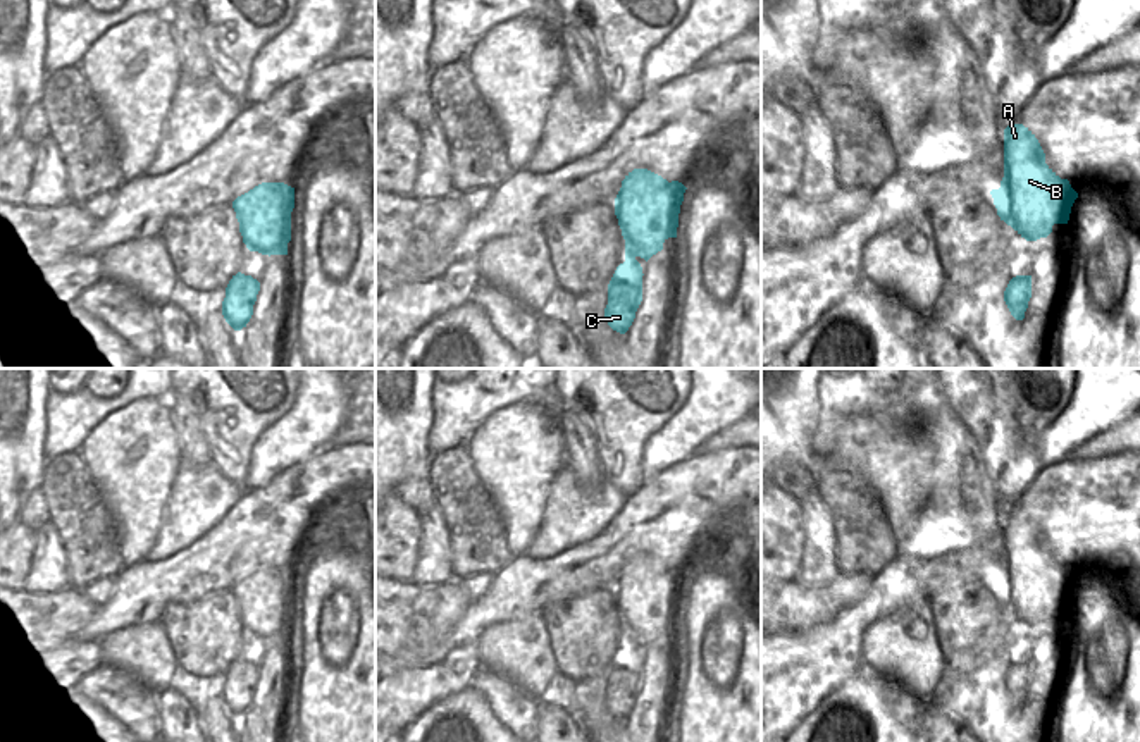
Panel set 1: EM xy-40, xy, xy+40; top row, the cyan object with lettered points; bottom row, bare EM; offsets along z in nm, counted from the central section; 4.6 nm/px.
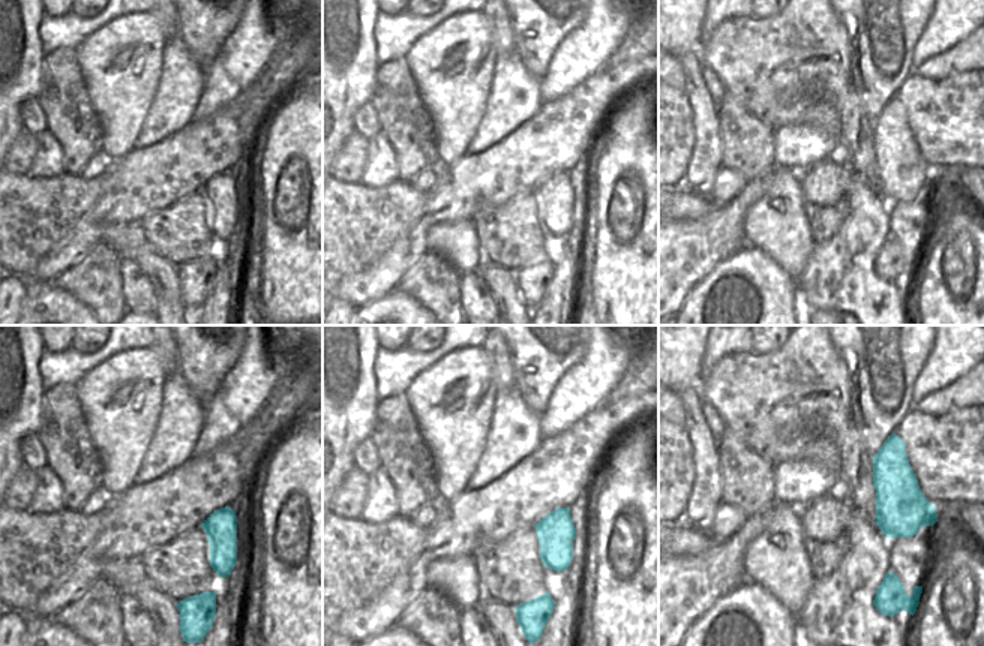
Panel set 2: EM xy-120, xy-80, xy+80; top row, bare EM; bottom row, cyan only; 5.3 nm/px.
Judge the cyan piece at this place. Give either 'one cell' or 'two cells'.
two cells

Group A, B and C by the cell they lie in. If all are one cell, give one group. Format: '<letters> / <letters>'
A B / C

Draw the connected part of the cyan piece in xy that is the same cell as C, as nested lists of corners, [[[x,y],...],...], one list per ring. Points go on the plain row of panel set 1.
[[[625,627],[625,647],[616,652],[608,670],[604,704],[608,711],[620,720],[629,716],[642,687],[644,659],[635,642],[635,632]]]

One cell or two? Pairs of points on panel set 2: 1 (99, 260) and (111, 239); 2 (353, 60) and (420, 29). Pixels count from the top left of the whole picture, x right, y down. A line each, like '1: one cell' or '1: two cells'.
1: two cells
2: two cells

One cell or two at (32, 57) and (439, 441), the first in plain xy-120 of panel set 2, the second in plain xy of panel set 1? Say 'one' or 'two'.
two

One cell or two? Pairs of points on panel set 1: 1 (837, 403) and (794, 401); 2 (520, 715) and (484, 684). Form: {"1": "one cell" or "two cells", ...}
{"1": "two cells", "2": "one cell"}

